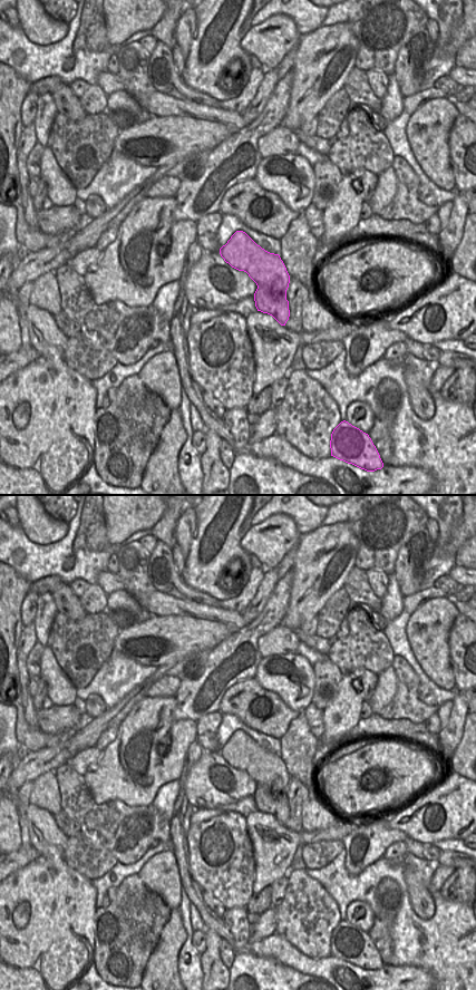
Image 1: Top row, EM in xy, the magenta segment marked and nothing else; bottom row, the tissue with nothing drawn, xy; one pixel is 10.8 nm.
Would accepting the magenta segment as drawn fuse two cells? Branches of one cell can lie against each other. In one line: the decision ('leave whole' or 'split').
split

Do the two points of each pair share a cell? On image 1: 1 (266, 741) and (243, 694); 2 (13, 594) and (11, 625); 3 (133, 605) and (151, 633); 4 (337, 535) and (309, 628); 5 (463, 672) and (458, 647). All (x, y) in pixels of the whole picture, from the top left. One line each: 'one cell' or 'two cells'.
1: two cells
2: one cell
3: two cells
4: two cells
5: one cell

